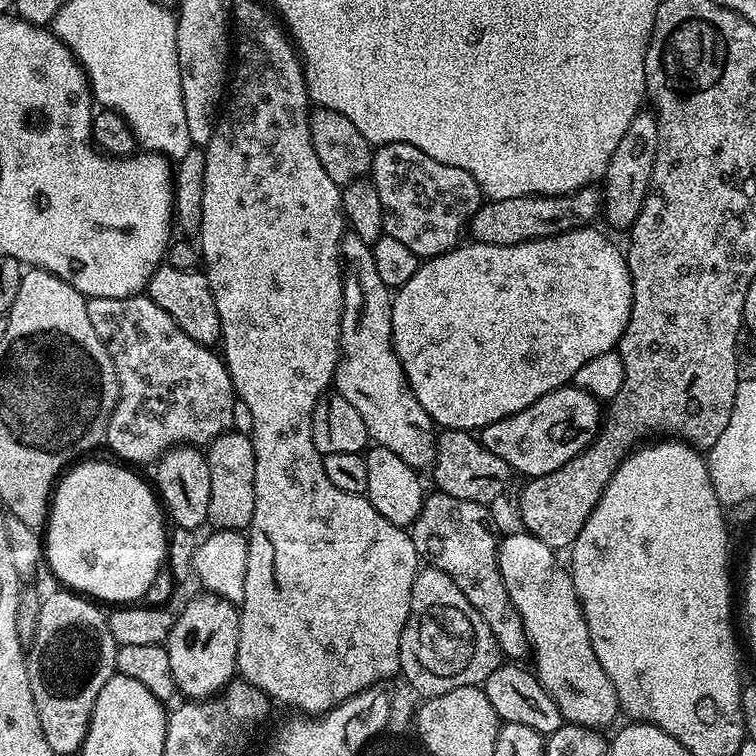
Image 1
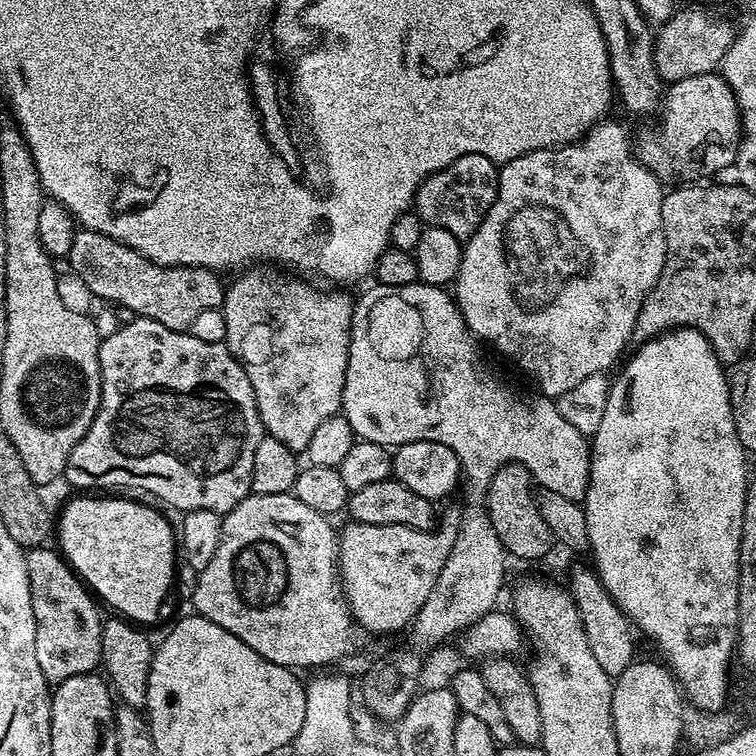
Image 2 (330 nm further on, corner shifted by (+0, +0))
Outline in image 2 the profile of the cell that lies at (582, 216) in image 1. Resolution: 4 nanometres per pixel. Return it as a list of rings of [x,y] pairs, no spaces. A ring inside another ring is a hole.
[[[719,71],[706,74],[694,74],[690,78],[671,81],[662,96],[662,103],[658,109],[660,121],[644,128],[634,136],[634,155],[655,174],[661,181],[696,182],[699,176],[712,178],[715,172],[723,168],[731,169],[736,162],[736,155],[740,149],[740,107],[730,86],[724,81]]]

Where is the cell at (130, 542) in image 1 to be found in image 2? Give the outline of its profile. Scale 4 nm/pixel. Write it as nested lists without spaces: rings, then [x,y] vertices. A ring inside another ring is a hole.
[[[80,494],[77,500],[72,500],[64,508],[64,513],[61,514],[60,520],[58,516],[58,532],[60,528],[60,544],[59,547],[62,549],[62,555],[65,560],[68,561],[69,565],[74,569],[77,576],[80,577],[81,581],[101,601],[105,600],[112,608],[117,608],[119,615],[121,617],[127,618],[129,621],[135,622],[140,626],[148,626],[144,624],[155,625],[158,621],[158,606],[161,605],[162,600],[166,598],[170,589],[174,584],[174,559],[172,560],[172,555],[177,555],[178,548],[174,543],[174,528],[168,525],[168,520],[164,516],[159,516],[152,508],[147,508],[144,504],[135,504],[132,500],[103,500],[103,495],[100,494]]]

